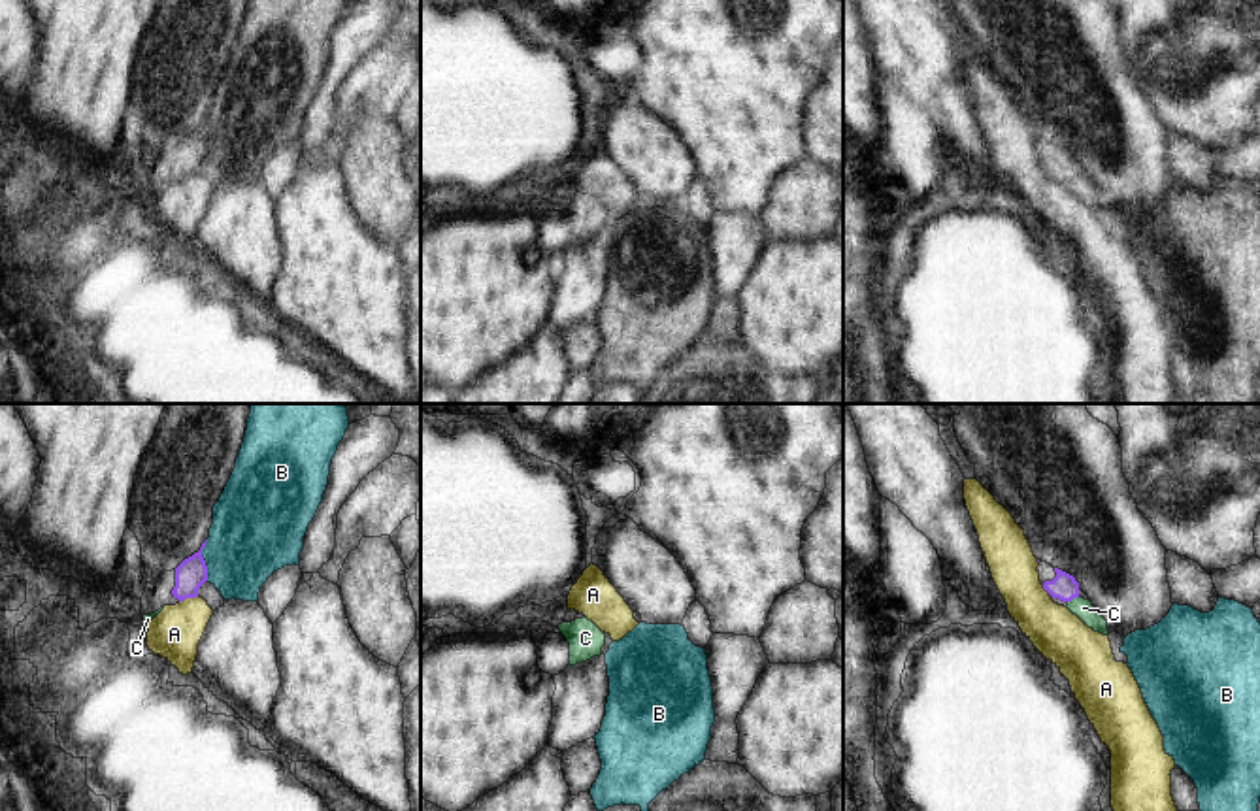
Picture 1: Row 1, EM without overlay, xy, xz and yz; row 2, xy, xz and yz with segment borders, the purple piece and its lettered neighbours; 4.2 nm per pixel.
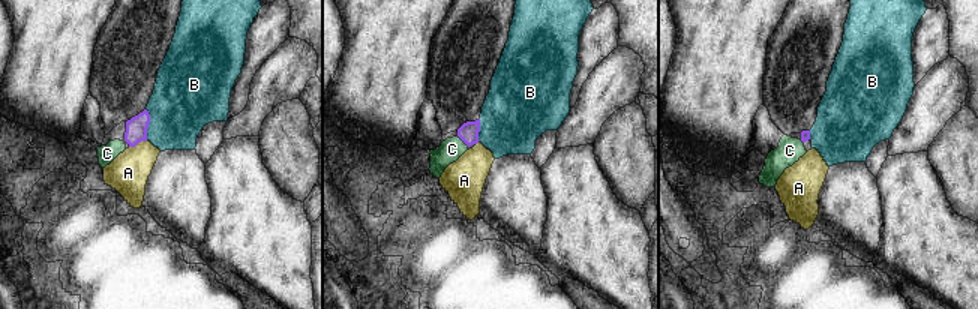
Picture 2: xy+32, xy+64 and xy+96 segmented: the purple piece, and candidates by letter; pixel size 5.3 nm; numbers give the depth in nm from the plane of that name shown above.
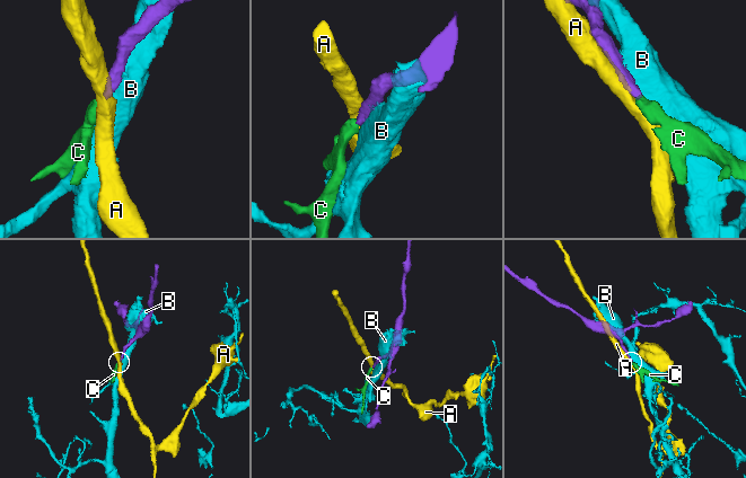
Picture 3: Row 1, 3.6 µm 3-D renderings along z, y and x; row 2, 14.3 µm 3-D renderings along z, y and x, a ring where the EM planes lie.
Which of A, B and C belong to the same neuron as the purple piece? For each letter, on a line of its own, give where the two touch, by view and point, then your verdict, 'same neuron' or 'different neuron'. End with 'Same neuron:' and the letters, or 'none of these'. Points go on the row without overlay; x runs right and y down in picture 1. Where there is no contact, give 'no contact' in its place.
A: xy (187, 174) | different neuron
B: xy (204, 138) | different neuron
C: yz (1074, 174) | same neuron
Same neuron: C

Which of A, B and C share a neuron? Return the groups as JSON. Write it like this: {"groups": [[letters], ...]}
{"groups": [["A"], ["B"], ["C"]]}

